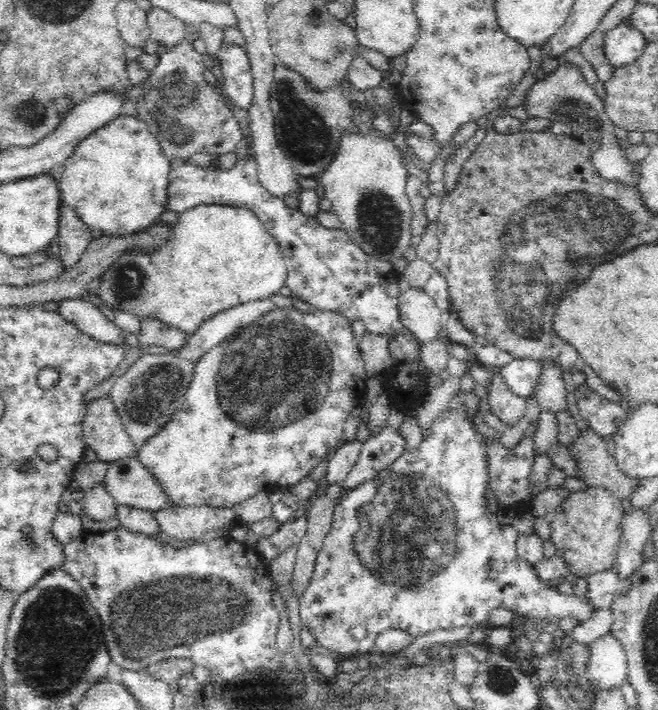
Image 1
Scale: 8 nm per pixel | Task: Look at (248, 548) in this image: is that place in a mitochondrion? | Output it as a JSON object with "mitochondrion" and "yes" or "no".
{"mitochondrion":"no"}

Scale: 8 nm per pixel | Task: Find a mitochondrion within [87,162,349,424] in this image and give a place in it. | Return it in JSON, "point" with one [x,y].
{"point":[126,283]}

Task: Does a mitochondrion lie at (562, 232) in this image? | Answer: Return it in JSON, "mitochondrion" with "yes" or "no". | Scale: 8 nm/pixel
{"mitochondrion":"yes"}

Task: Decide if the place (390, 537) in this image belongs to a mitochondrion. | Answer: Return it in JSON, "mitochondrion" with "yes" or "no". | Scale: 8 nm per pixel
{"mitochondrion":"yes"}

